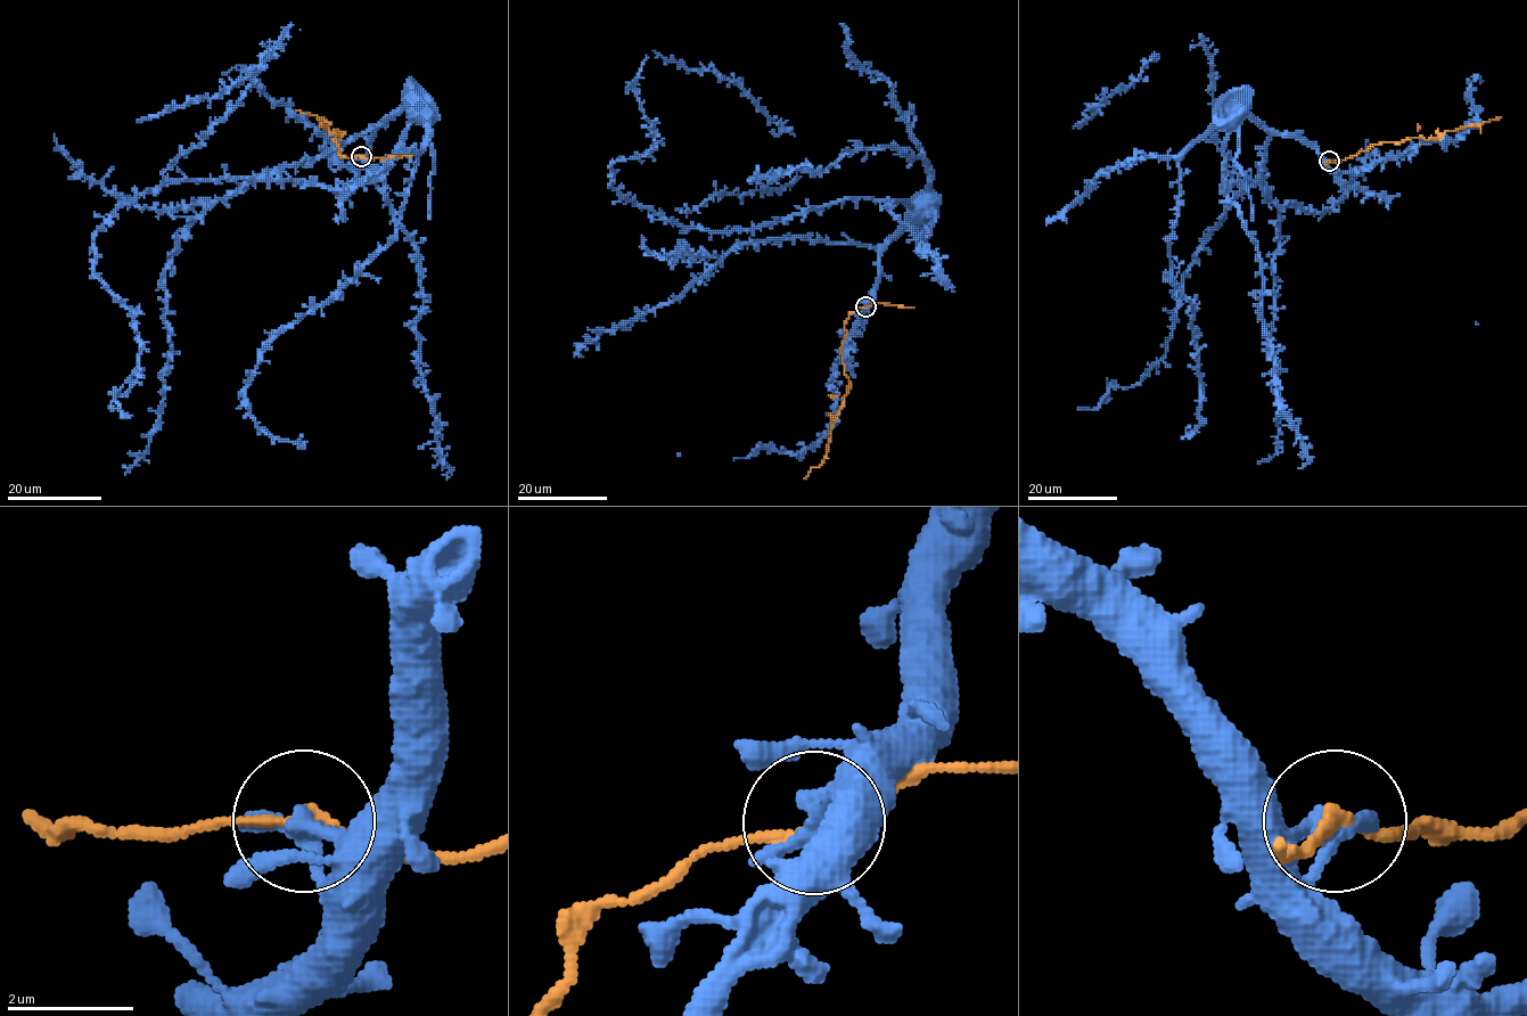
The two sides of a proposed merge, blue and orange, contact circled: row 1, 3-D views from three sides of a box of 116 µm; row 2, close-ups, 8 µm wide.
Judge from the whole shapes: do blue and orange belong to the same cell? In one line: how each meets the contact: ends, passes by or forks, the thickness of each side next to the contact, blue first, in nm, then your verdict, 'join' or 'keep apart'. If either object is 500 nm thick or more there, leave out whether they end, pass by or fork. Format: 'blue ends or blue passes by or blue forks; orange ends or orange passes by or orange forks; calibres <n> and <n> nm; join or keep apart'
blue ends; orange passes by; calibres 400 and 200 nm; join

